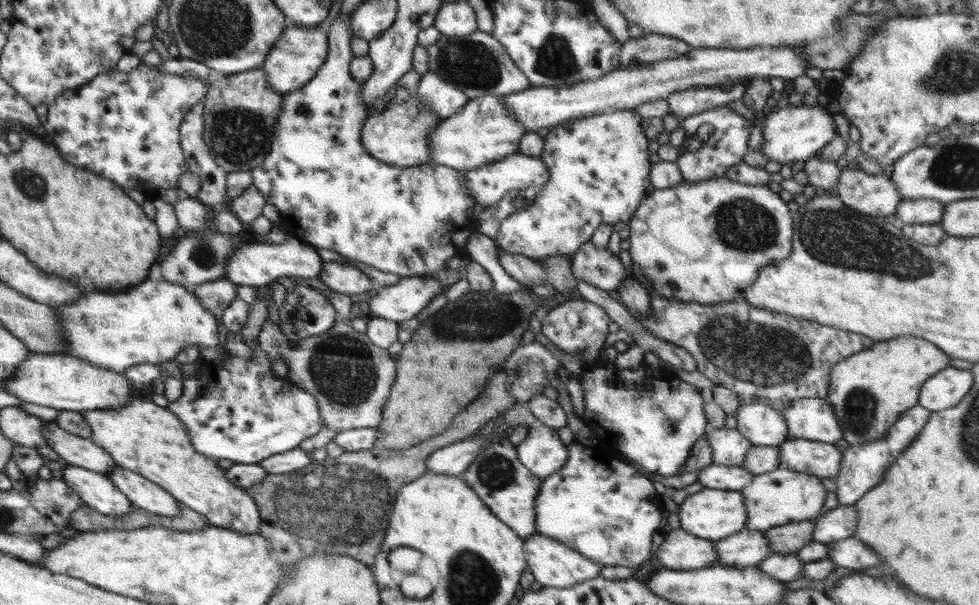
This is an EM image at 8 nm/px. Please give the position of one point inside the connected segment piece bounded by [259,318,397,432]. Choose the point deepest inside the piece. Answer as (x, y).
(350, 377)

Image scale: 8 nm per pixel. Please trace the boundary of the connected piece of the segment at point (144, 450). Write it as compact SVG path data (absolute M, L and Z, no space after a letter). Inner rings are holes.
M142 397L132 399L127 405L112 410L86 410L81 412L91 425L90 440L103 448L118 466L136 471L144 478L161 486L182 505L203 514L214 526L233 530L246 536L259 530L259 506L246 493L244 487L232 484L225 475L226 468L218 467L216 458L204 456L194 450L186 425L166 407L160 407L154 401Z

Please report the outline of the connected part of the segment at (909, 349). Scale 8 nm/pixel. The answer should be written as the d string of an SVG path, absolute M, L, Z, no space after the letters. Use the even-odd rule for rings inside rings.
M897 336L875 341L868 350L837 362L830 369L826 399L834 410L843 439L852 446L868 442L880 445L898 418L919 404L920 387L924 382L948 367L951 359L923 338Z

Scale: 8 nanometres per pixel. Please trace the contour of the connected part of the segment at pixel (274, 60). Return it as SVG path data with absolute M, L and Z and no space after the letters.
M320 24L316 27L302 28L289 25L278 37L272 50L266 55L261 68L264 69L267 87L281 94L298 90L313 76L316 76L327 56L328 26Z

